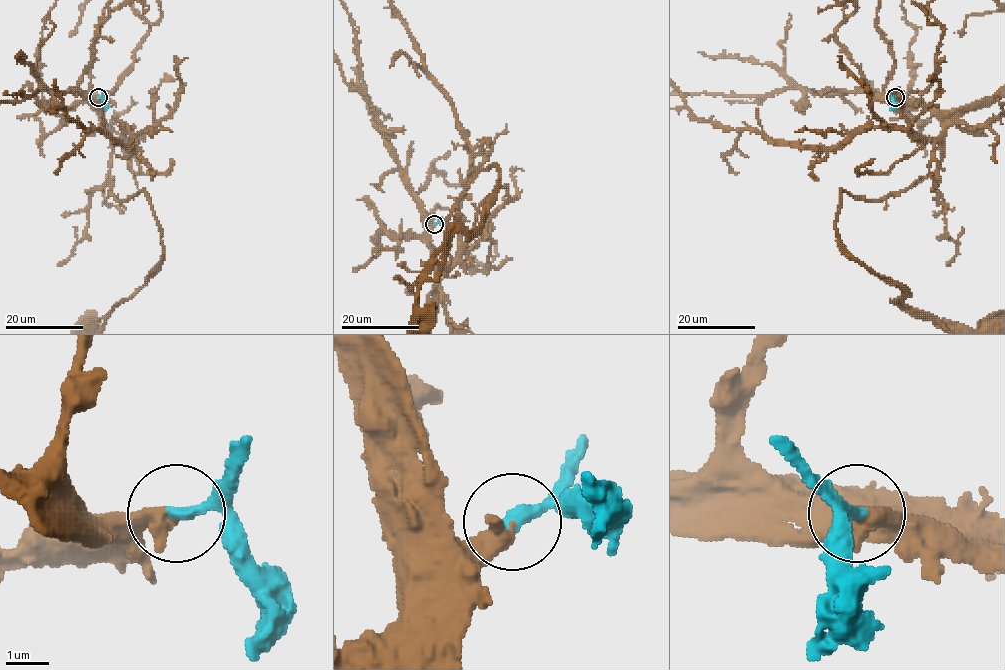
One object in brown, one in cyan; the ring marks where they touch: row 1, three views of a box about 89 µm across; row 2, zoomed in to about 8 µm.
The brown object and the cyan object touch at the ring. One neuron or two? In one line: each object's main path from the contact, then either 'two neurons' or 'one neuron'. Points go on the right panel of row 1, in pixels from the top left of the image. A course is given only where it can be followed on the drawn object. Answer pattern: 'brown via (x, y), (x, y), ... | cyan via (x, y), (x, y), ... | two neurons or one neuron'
brown via (895, 97), (942, 120), (940, 165), (878, 200), (843, 190), (839, 242) | cyan via (895, 97), (890, 110) | one neuron

